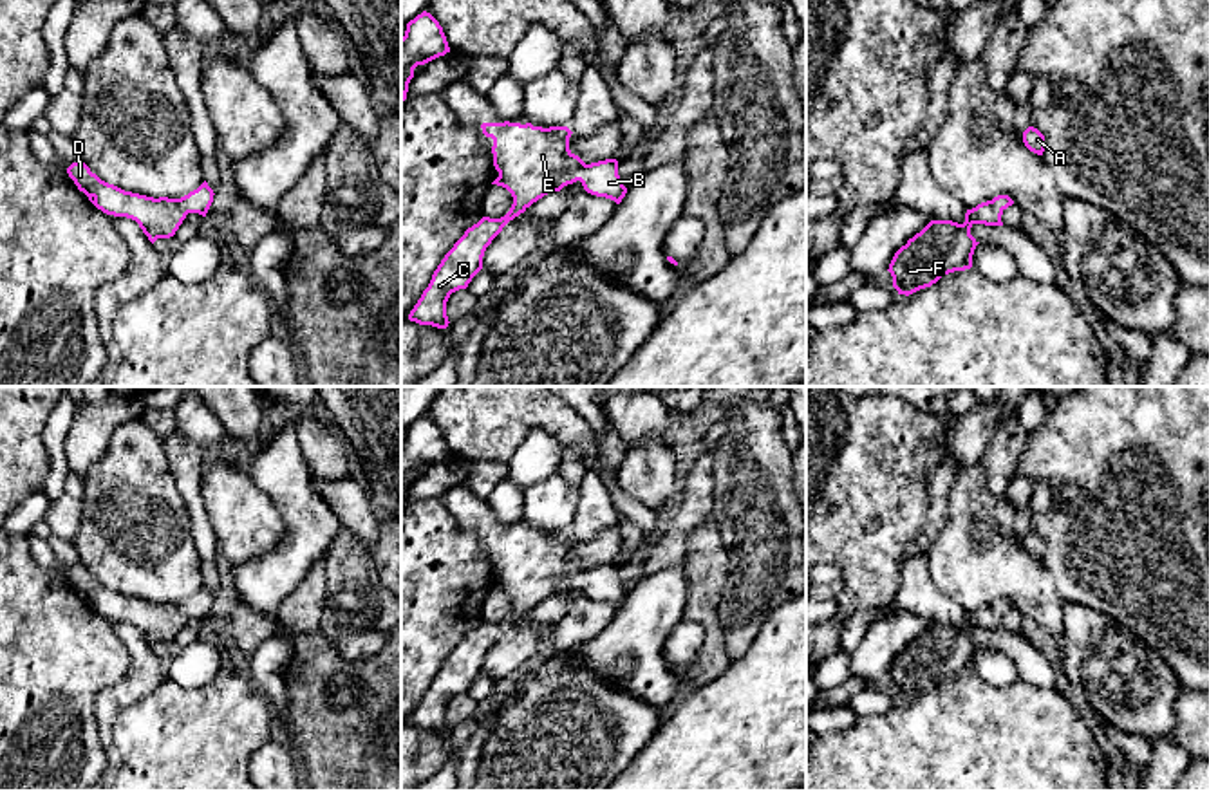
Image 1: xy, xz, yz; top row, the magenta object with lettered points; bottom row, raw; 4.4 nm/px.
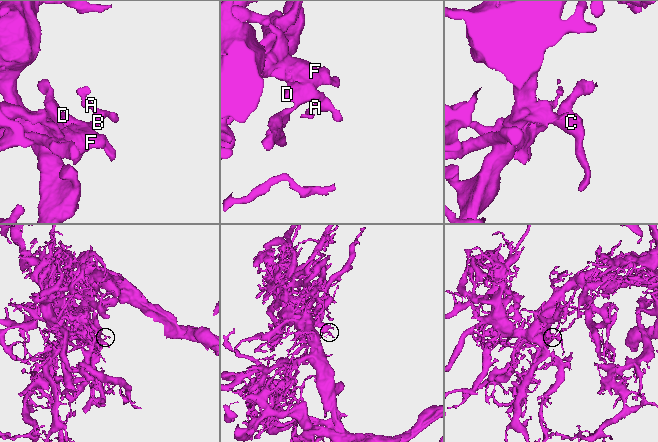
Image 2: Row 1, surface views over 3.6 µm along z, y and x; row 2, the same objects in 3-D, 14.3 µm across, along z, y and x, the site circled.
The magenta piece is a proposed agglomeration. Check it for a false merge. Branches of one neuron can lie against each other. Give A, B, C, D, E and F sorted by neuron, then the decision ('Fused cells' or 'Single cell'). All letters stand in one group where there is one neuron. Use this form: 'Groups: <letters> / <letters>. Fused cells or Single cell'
Groups: A B C D E F. Single cell

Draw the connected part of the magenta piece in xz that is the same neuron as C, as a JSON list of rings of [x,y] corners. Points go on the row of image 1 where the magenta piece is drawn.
[[[483,123],[483,134],[493,139],[493,166],[499,177],[492,182],[506,188],[513,204],[501,219],[483,217],[445,255],[432,275],[428,287],[408,314],[410,321],[448,327],[446,302],[452,293],[466,289],[483,269],[483,256],[502,228],[524,213],[533,202],[551,191],[576,181],[596,197],[616,204],[627,193],[620,175],[618,161],[605,159],[586,164],[569,150],[571,130],[567,126],[533,126],[531,123]]]

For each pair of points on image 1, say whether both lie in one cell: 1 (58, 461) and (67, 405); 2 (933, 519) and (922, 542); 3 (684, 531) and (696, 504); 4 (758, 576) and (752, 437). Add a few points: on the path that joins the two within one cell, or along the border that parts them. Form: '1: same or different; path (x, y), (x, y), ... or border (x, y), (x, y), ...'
1: same; path (56, 446), (60, 419)
2: same; path (933, 524), (926, 537)
3: same; path (684, 524), (691, 511)
4: same; path (758, 542), (752, 472)

